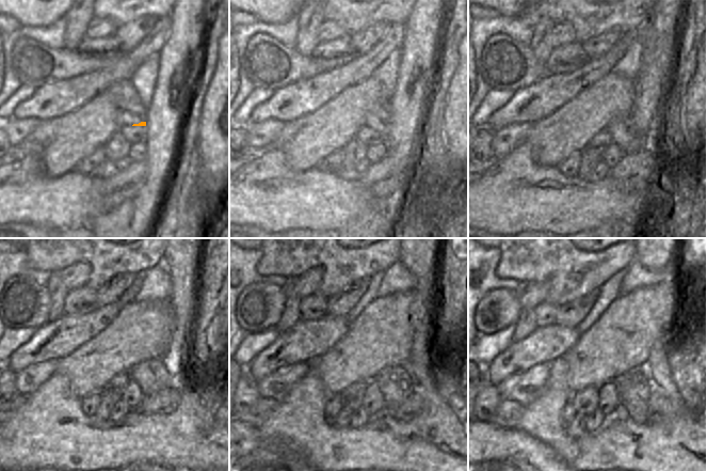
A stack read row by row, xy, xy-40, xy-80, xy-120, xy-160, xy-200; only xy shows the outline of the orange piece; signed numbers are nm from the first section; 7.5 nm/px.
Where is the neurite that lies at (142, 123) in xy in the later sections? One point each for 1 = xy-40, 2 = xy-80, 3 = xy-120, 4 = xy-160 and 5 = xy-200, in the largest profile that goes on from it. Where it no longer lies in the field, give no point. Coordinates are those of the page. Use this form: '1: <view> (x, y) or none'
1: xy-40 (383, 128)
2: xy-80 (625, 135)
3: xy-120 (151, 376)
4: xy-160 (395, 383)
5: xy-200 (632, 386)

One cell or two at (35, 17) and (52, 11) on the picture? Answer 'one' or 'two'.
one

